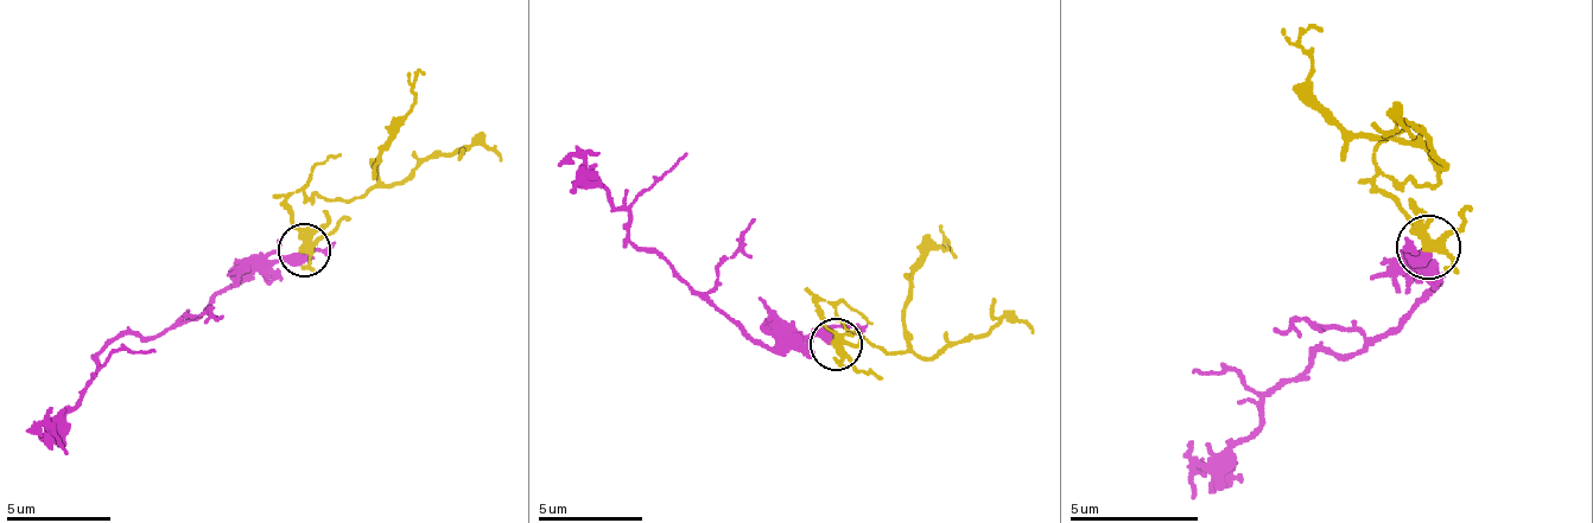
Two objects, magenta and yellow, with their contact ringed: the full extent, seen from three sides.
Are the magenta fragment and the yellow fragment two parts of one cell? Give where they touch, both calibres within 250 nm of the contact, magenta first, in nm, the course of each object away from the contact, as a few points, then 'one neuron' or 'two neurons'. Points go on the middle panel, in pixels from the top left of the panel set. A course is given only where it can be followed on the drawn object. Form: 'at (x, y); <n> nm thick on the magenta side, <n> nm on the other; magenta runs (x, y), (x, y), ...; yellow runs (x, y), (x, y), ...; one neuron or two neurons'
at (836, 344); 360 nm thick on the magenta side, 280 nm on the other; magenta runs (835, 345), (818, 335), (781, 335), (755, 340), (646, 252), (624, 209), (619, 209), (588, 167), (598, 152); yellow runs (835, 345), (824, 298), (887, 351), (902, 351), (913, 272), (944, 252), (944, 241), (954, 256); one neuron

